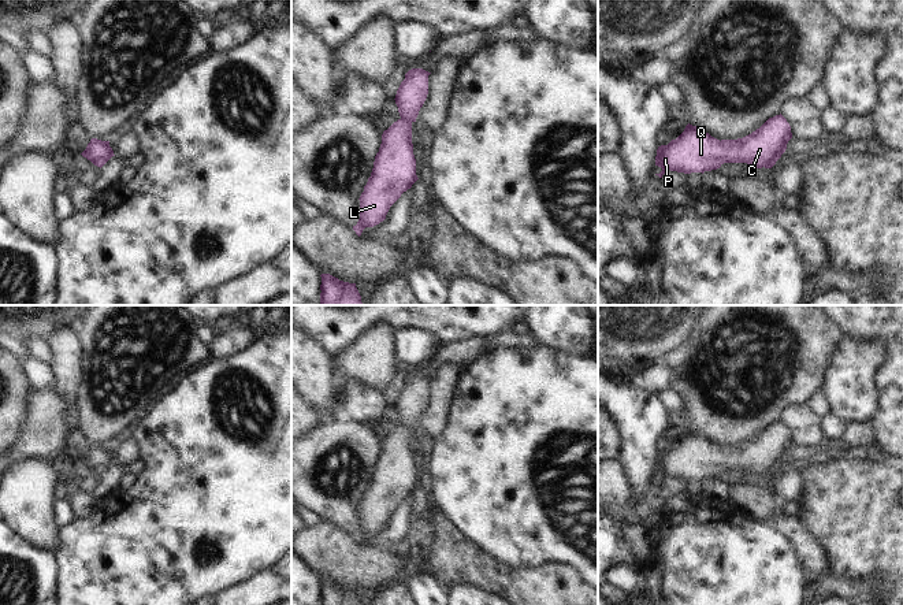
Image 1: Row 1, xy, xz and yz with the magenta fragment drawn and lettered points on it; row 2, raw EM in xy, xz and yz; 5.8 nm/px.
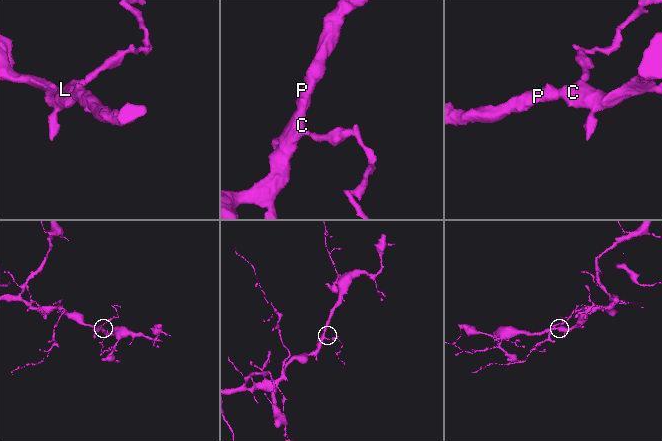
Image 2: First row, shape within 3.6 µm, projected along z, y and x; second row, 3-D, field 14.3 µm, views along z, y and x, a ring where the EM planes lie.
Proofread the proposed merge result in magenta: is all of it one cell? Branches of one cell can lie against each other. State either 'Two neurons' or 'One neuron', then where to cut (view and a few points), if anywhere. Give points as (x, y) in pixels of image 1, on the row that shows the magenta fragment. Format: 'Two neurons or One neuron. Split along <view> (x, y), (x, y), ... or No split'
One neuron. No split

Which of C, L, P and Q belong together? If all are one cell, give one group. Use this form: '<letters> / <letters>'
C L P Q

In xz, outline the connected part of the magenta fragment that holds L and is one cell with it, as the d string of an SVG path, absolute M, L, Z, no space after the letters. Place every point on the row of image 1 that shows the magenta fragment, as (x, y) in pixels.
M423 68L405 74L397 94L400 119L382 134L374 168L360 196L360 219L353 230L360 237L365 227L386 219L390 207L419 179L412 144L412 123L428 94L428 75Z

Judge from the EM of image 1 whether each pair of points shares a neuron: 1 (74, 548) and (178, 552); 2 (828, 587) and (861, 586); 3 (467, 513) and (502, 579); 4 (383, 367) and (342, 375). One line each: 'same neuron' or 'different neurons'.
1: same neuron
2: same neuron
3: different neurons
4: same neuron

